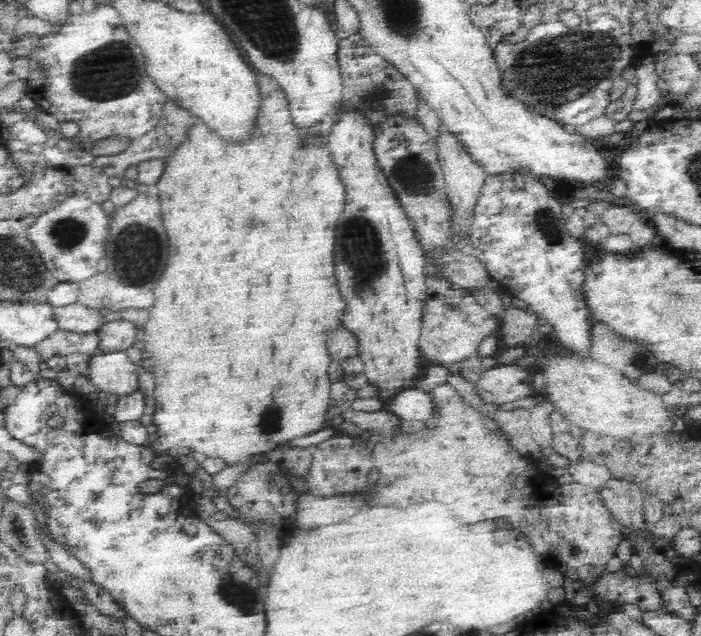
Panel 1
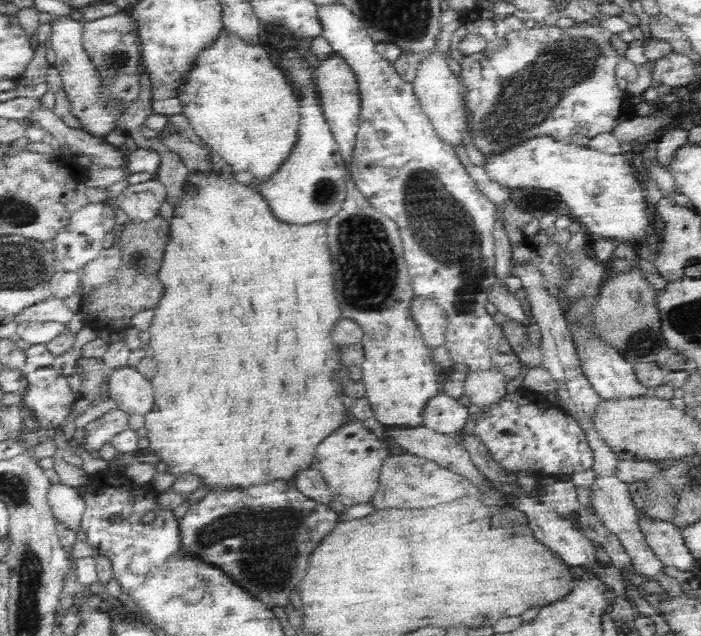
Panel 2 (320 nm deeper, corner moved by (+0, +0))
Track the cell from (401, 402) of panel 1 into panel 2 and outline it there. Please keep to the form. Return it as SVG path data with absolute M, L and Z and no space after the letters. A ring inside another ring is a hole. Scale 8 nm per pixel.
M439 392L431 396L421 412L422 424L439 433L450 434L469 420L468 407Z

